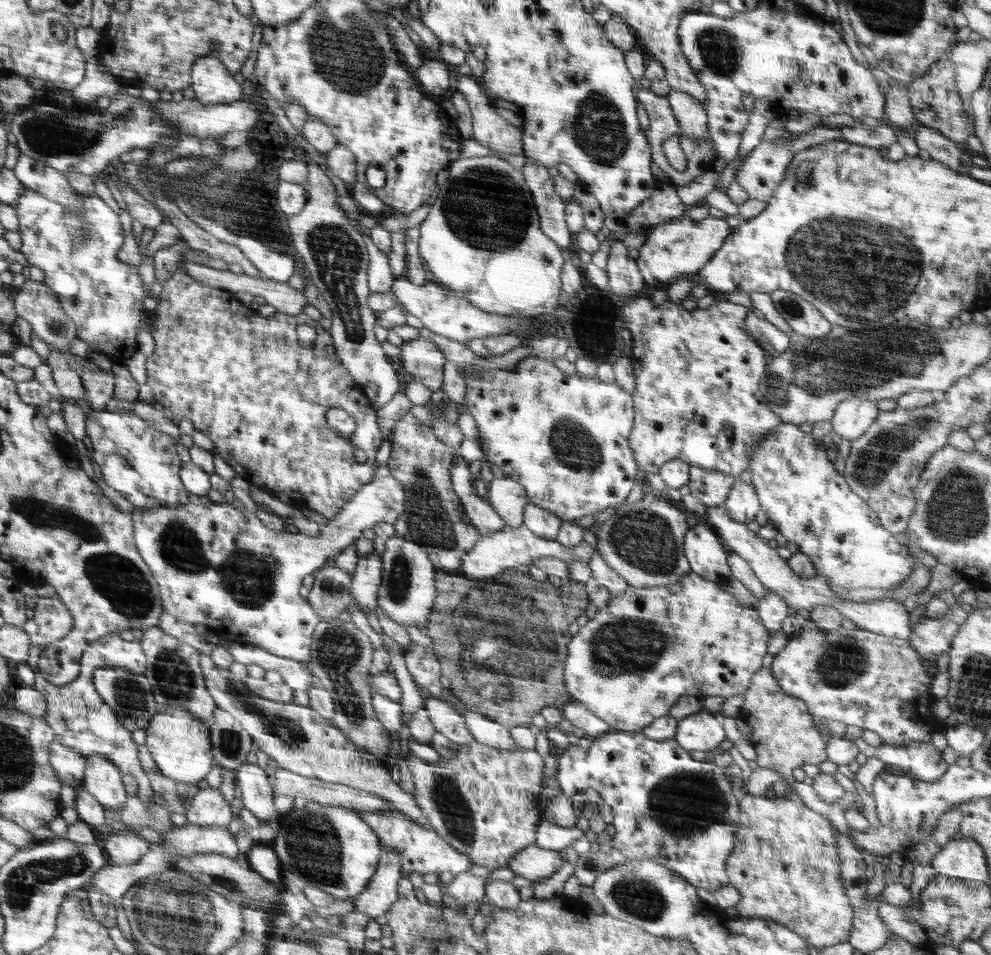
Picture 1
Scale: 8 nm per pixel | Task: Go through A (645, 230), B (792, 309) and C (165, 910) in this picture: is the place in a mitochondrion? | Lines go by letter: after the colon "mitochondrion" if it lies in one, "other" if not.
A: other
B: mitochondrion
C: mitochondrion

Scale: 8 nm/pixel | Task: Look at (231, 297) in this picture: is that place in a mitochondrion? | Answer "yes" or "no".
no

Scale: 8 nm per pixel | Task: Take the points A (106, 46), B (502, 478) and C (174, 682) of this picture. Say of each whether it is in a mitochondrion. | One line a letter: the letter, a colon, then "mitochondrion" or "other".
A: other
B: other
C: mitochondrion

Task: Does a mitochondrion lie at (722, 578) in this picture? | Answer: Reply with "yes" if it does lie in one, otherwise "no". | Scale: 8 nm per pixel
yes

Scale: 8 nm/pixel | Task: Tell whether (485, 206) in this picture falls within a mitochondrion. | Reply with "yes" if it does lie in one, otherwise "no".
yes

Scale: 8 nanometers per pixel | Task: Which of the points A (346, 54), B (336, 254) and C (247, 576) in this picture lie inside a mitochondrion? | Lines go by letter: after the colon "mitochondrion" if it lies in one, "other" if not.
A: mitochondrion
B: mitochondrion
C: mitochondrion

